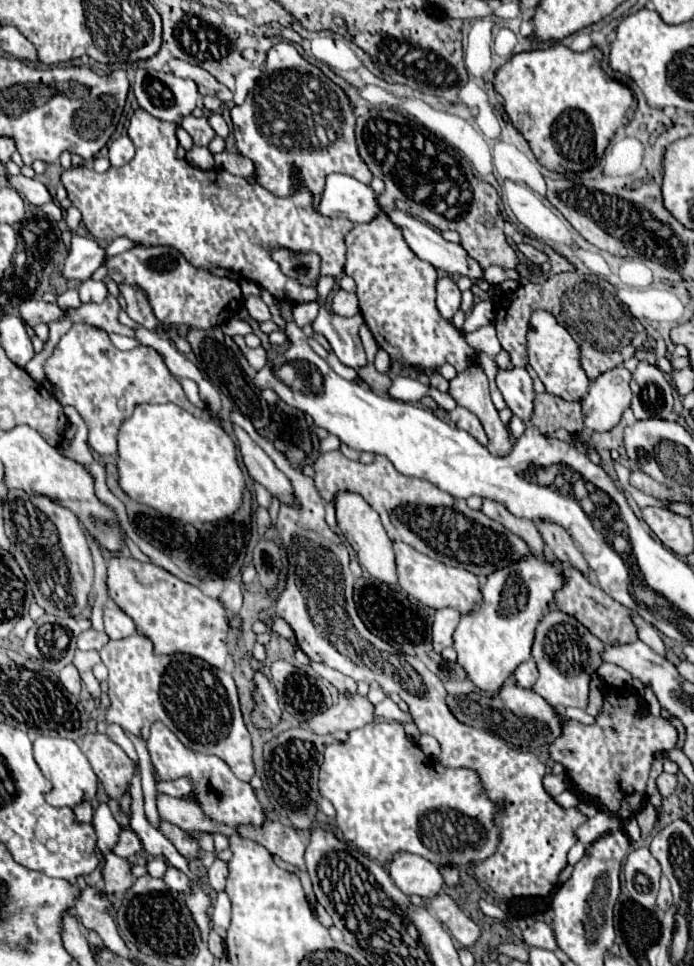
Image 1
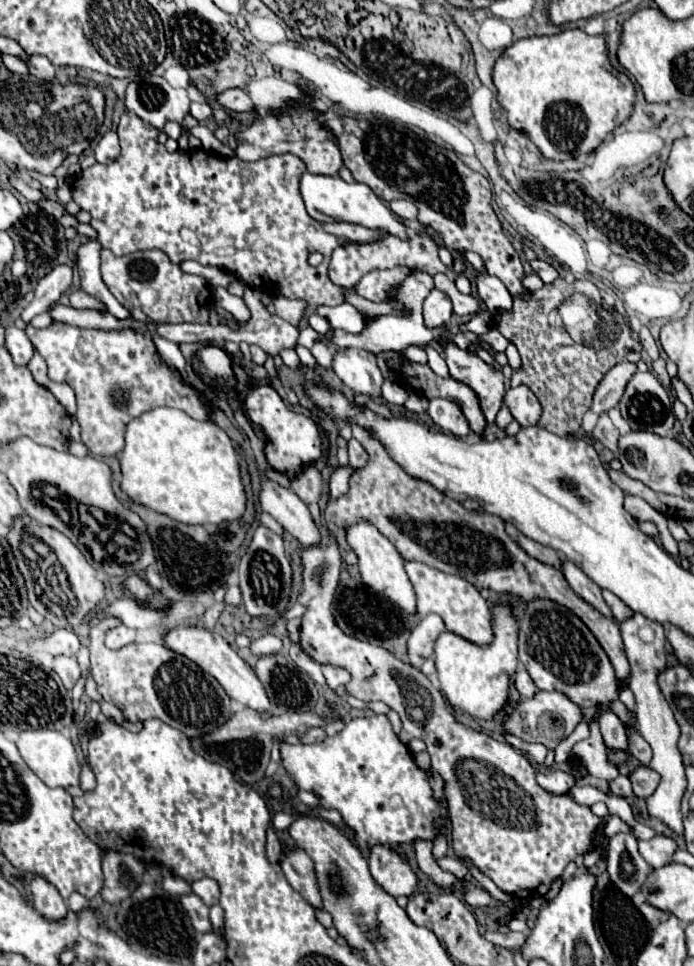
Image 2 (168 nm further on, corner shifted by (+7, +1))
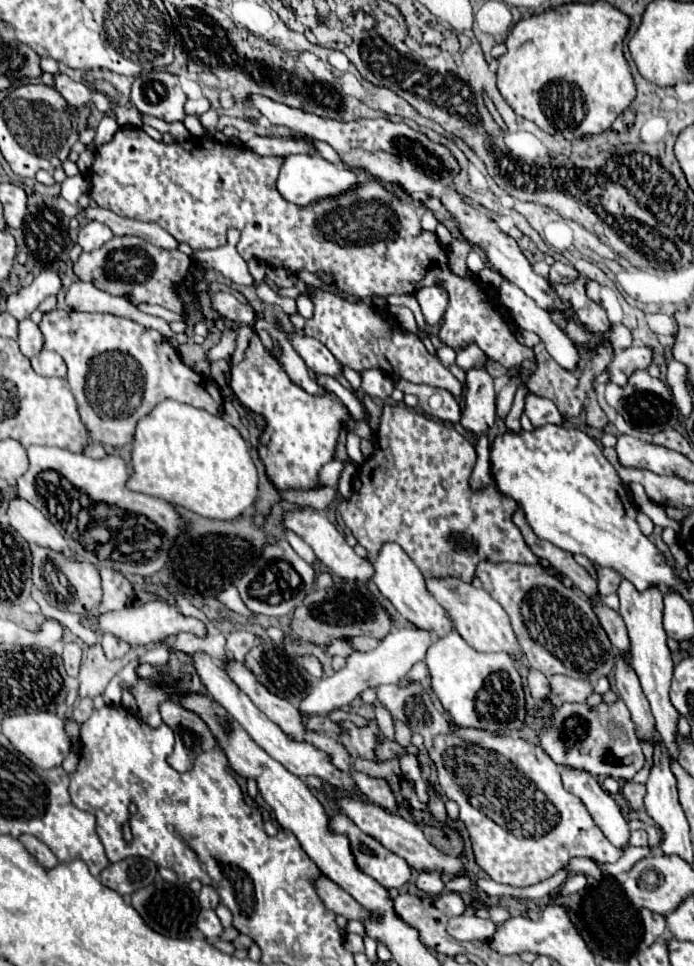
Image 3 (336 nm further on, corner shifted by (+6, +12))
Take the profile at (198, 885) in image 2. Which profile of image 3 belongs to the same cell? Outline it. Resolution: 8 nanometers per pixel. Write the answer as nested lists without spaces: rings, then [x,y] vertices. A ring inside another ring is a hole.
[[[206,885],[206,887],[202,887],[202,891],[200,891],[200,905],[202,905],[202,909],[216,909],[218,907],[218,903],[220,903],[220,895],[216,893],[216,889],[212,889],[210,885]]]

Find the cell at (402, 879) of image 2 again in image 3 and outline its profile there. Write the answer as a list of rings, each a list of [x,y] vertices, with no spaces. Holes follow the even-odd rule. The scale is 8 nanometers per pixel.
[[[332,815],[328,819],[328,831],[348,837],[350,851],[354,855],[358,869],[372,877],[374,881],[378,881],[382,887],[400,889],[402,885],[408,883],[410,879],[408,863],[396,853],[384,849],[380,841],[368,837],[366,833],[360,833],[360,829],[356,829],[356,825],[348,821],[348,817]]]

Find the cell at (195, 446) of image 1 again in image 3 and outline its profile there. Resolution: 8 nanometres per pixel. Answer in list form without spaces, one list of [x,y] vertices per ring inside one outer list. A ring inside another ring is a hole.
[[[166,399],[136,427],[132,449],[134,473],[128,489],[160,497],[208,519],[236,519],[258,493],[258,475],[246,441],[218,415]]]

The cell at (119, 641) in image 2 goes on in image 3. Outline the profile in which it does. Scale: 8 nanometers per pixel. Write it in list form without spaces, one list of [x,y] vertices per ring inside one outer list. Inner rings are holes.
[[[102,637],[100,643],[102,643],[102,651],[104,651],[106,659],[118,659],[118,657],[126,655],[130,649],[128,643],[118,643],[116,637]]]

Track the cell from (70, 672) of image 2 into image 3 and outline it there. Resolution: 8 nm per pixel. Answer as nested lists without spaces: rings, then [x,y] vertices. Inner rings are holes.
[[[66,643],[62,659],[64,659],[66,673],[70,677],[76,677],[78,675],[78,667],[80,667],[80,659],[82,659],[82,649],[76,643]]]

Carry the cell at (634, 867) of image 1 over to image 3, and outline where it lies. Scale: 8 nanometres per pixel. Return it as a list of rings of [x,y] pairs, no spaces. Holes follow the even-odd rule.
[[[562,767],[562,785],[566,791],[576,795],[580,803],[586,807],[586,811],[592,815],[596,825],[602,829],[602,833],[616,845],[626,849],[628,847],[628,837],[630,829],[626,819],[620,813],[620,807],[614,803],[614,799],[598,785],[598,781],[578,769],[568,769]]]

